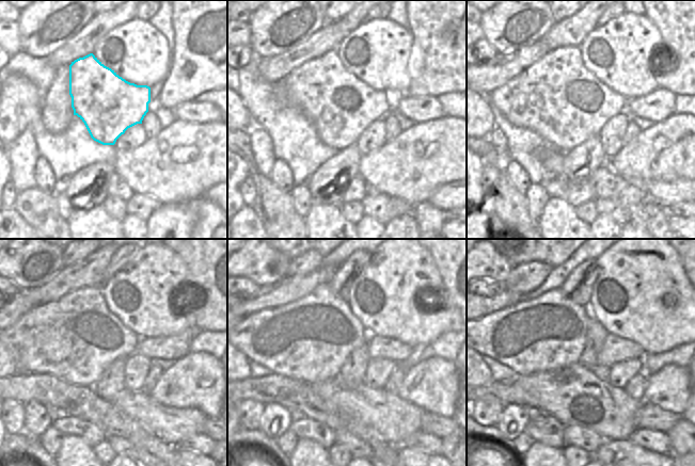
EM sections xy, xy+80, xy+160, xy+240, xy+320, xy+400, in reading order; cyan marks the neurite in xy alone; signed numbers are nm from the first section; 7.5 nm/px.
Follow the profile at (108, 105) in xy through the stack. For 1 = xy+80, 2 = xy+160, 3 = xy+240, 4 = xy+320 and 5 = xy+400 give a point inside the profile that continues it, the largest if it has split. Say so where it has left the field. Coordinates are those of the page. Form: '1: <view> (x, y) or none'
1: xy+80 (341, 107)
2: xy+160 (556, 97)
3: xy+240 (76, 338)
4: xy+320 (310, 339)
5: xy+400 (547, 333)

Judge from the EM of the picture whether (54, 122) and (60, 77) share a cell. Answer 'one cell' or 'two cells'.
one cell

